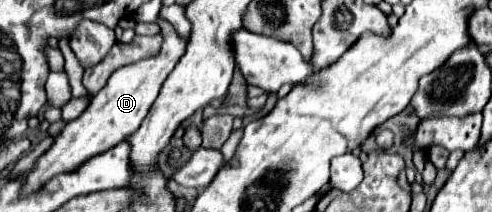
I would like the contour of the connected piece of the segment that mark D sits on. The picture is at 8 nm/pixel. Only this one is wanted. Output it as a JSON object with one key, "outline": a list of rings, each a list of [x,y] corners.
{"outline":[[[158,16],[158,24],[164,34],[164,44],[162,44],[160,52],[152,58],[122,66],[108,78],[108,84],[96,96],[92,96],[88,108],[76,120],[68,122],[66,128],[54,138],[52,146],[36,160],[34,168],[24,178],[20,196],[34,194],[52,176],[78,170],[84,162],[88,162],[90,158],[94,158],[98,154],[104,154],[106,150],[114,148],[120,142],[124,142],[128,138],[128,134],[134,134],[140,128],[152,102],[156,100],[156,96],[160,92],[162,82],[174,70],[176,62],[182,58],[184,48],[186,48],[186,42],[182,38],[178,38],[178,34],[170,22],[166,22],[162,16]]]}

